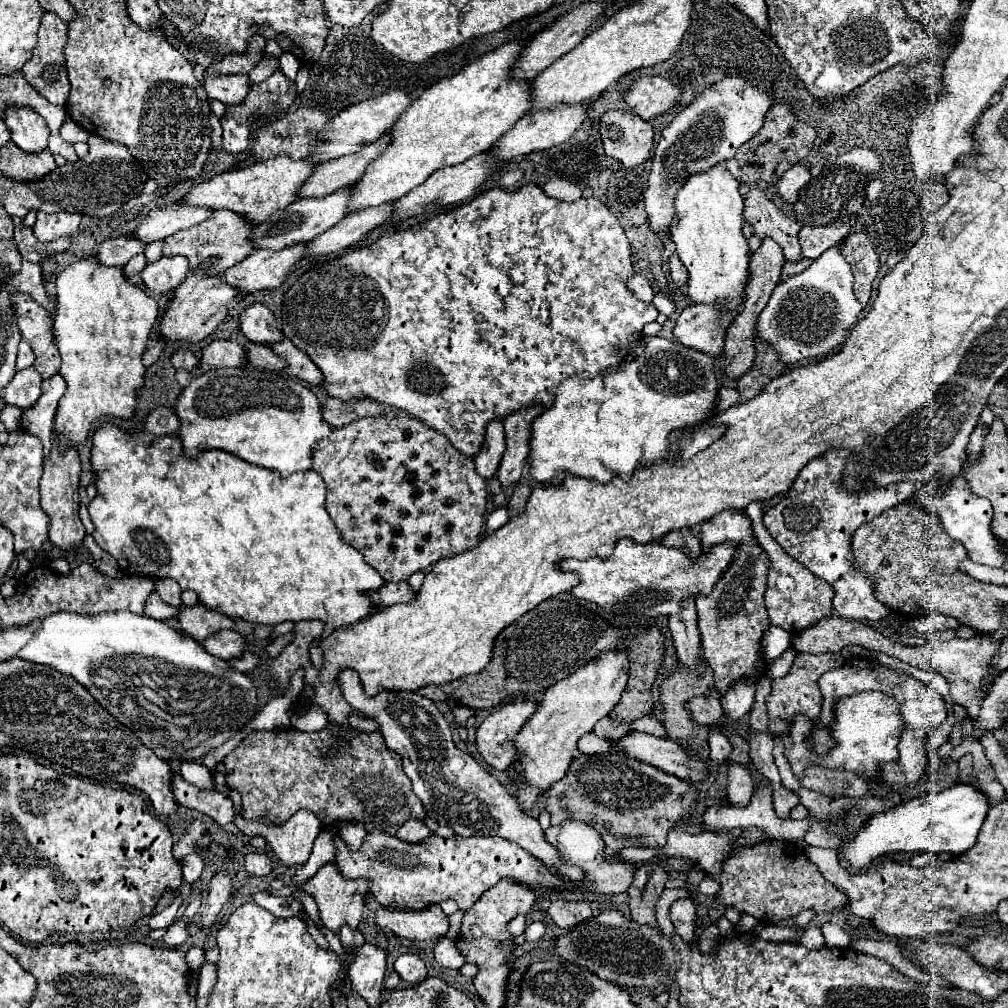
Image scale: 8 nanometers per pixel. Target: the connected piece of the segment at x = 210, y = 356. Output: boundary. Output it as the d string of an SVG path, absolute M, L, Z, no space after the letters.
M213 340L203 348L203 358L197 374L205 374L217 368L239 368L245 364L245 348L233 340Z

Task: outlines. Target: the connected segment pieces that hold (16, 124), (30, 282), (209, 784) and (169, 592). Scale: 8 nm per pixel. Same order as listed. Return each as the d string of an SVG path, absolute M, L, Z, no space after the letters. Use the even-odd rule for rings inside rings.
M7 108L5 124L11 130L13 142L27 154L37 154L47 148L47 138L49 138L49 128L45 120L33 112L15 112L15 108Z
M23 260L23 268L19 274L11 276L9 280L9 286L19 290L19 292L27 292L37 304L41 304L49 316L53 318L55 316L55 302L47 296L45 288L43 288L43 276L41 276L41 268L39 264L33 264L33 262L27 262Z
M181 762L181 776L187 778L191 784L201 786L201 788L213 788L213 780L211 780L211 772L199 764L199 762Z
M157 580L157 594L171 606L181 606L181 588L175 580Z

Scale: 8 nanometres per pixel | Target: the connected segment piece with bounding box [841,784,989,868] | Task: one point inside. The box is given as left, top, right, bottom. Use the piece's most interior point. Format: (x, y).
(948, 821)

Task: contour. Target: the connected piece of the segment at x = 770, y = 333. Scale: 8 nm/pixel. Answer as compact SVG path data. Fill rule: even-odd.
M833 246L821 254L805 272L789 276L779 282L769 304L759 314L757 332L759 338L769 342L785 364L799 362L803 358L823 356L825 352L839 346L859 314L861 304L853 294L853 272L847 260L843 260L839 246Z

